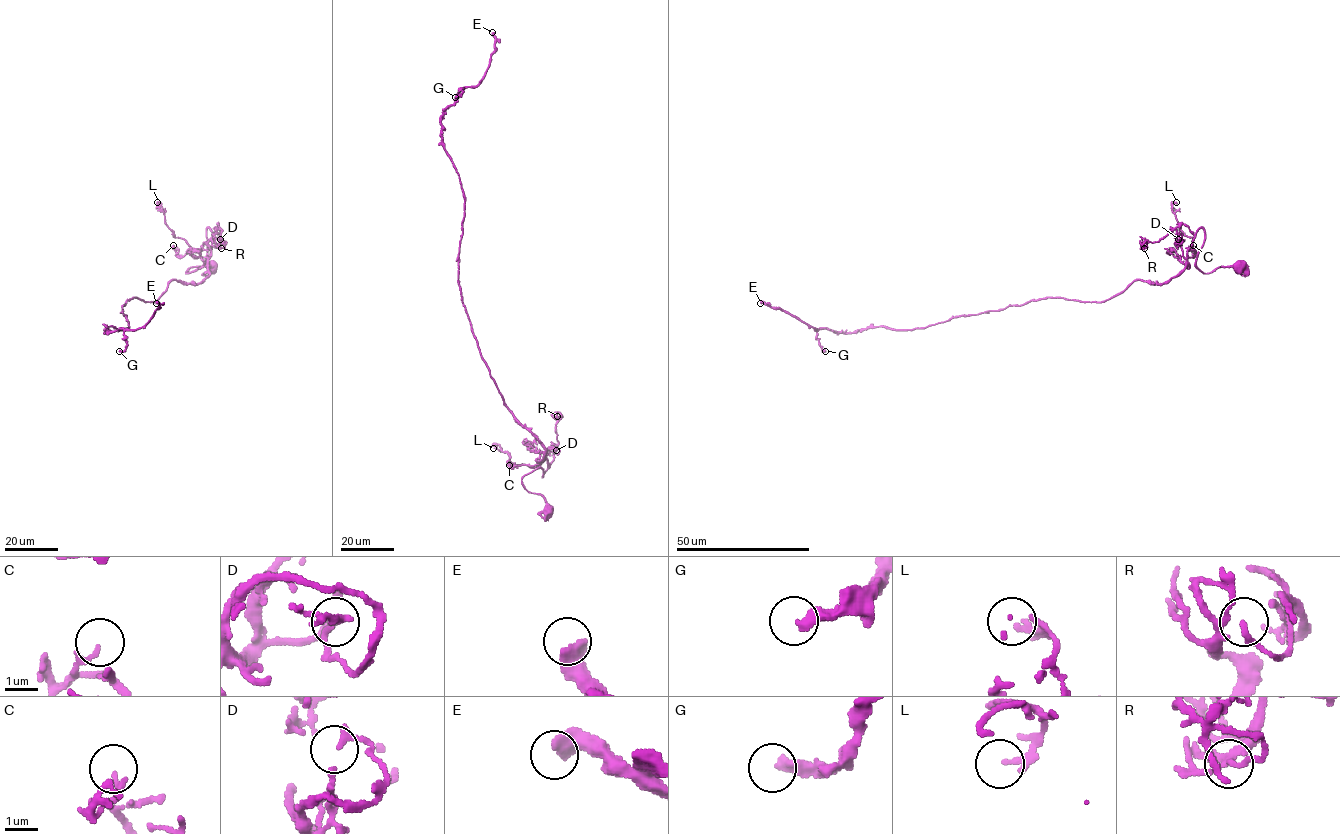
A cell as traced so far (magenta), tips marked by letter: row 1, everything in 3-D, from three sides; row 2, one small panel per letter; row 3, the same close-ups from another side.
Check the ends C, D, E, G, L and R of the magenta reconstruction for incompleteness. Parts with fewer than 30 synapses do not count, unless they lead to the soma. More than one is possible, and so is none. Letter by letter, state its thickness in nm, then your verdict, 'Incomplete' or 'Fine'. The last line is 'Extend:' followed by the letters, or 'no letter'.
C: Thickness 160 nm. Fine
D: Thickness 180 nm. Fine
E: Thickness 500 nm. Incomplete
G: Thickness 360 nm. Fine
L: Thickness 190 nm. Fine
R: Thickness 130 nm. Fine
Extend: E

